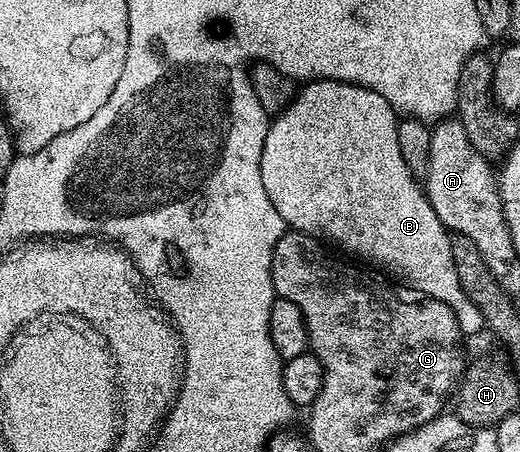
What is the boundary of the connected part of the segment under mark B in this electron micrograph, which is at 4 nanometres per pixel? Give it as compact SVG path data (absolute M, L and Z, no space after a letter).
M314 79L306 82L298 90L297 96L286 105L284 111L269 124L267 141L263 141L263 157L261 158L263 189L267 189L267 197L271 201L271 205L275 205L279 217L283 217L286 228L302 231L305 235L311 235L326 244L338 243L343 250L350 251L351 254L358 255L359 258L366 259L369 263L374 263L378 267L378 269L376 268L378 272L386 271L386 273L381 273L388 276L390 280L408 287L410 291L417 291L420 295L431 297L435 301L443 301L443 305L447 305L457 314L462 332L469 333L469 331L476 329L477 323L479 327L482 322L481 314L479 309L475 309L471 297L467 297L467 293L463 293L463 285L459 285L459 273L455 273L455 257L451 257L449 228L443 225L443 221L439 221L435 209L431 209L431 201L425 196L424 186L419 182L418 176L417 179L413 176L416 175L414 168L407 165L407 161L403 159L403 153L399 151L398 122L398 112L393 110L393 106L386 99L379 97L379 93L375 93L371 89L361 87L357 83L344 83L330 79Z

